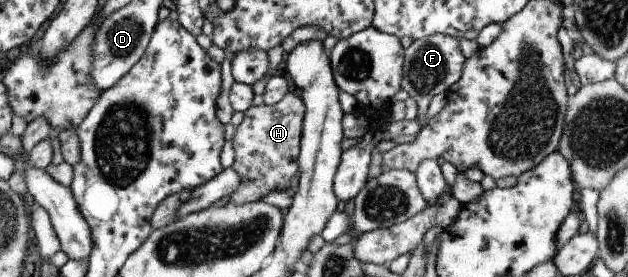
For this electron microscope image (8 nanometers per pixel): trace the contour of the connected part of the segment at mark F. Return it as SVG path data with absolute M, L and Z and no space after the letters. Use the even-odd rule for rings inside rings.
M435 33L412 40L412 43L403 51L400 87L416 102L416 117L420 118L426 113L428 103L434 95L445 92L450 85L458 81L464 60L458 48L458 39L450 35Z

